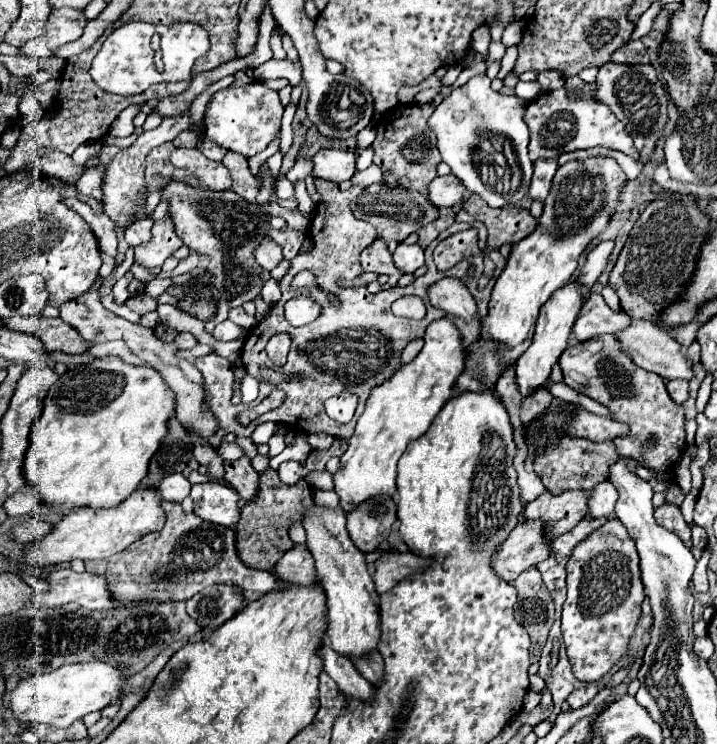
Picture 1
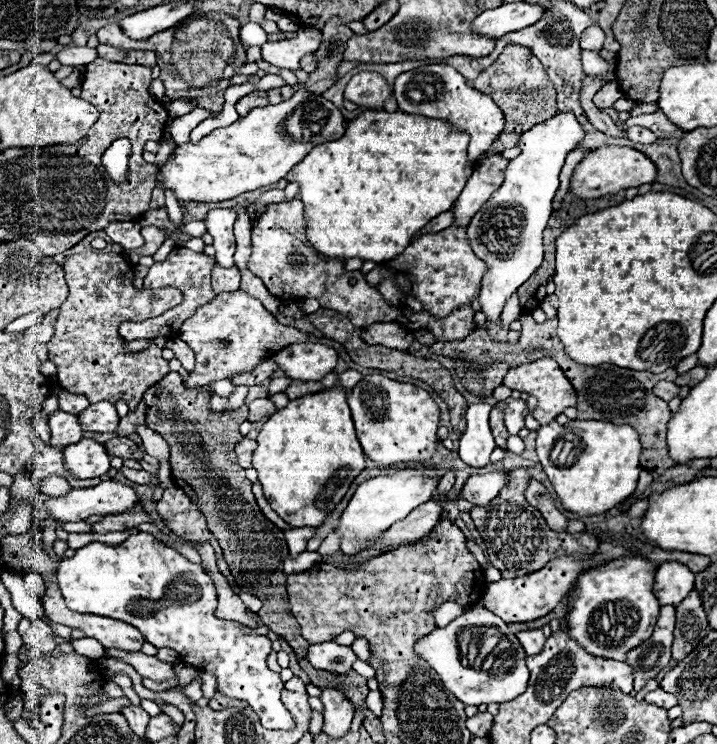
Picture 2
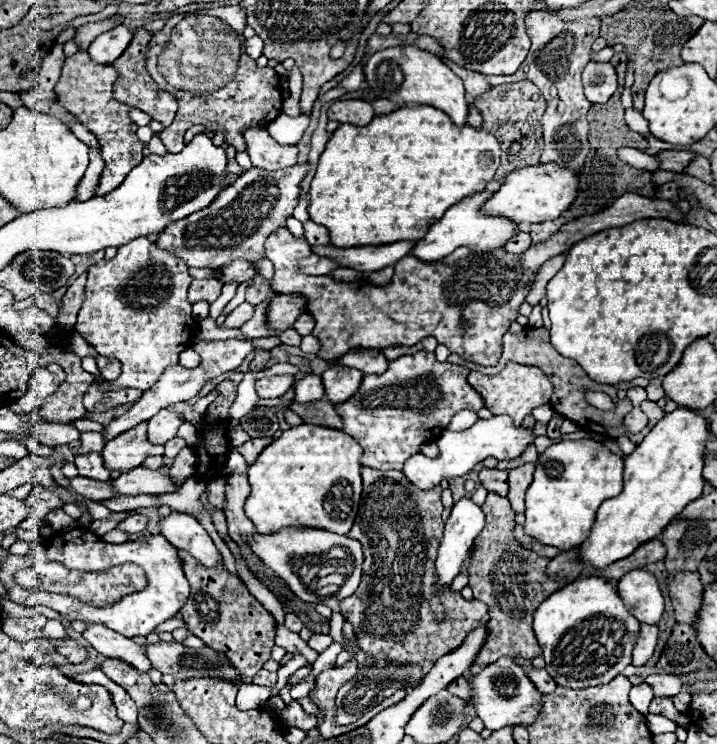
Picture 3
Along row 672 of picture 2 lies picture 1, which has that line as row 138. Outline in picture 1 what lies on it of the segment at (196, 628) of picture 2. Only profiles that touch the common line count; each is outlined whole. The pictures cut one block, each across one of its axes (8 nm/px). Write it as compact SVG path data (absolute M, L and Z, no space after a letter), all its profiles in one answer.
M252 82L240 88L226 88L214 94L208 104L204 124L206 136L218 142L222 148L244 154L246 158L262 152L274 138L280 134L280 120L284 114L284 106L280 104L278 92L266 88L260 82Z

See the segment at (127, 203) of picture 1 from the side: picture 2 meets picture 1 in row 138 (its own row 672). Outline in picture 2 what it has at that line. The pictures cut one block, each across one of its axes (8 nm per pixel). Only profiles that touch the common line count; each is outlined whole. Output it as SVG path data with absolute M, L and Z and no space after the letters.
M106 648L104 652L110 658L116 658L116 660L122 660L122 662L130 664L142 678L150 678L150 680L156 680L156 682L176 678L176 674L172 670L172 664L160 662L154 656L146 656L142 652L124 652L124 650L116 650L116 648Z

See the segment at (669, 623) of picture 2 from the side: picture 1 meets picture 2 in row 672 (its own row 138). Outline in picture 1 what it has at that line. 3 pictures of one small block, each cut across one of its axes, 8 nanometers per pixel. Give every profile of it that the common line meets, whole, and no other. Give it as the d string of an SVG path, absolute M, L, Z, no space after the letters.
M606 62L600 66L596 76L596 98L602 100L610 110L616 114L620 122L624 122L626 130L630 130L630 136L634 138L634 146L640 150L640 162L648 162L650 154L654 150L656 140L662 134L664 122L666 122L666 94L662 88L662 82L656 78L656 70L652 66L622 66Z

